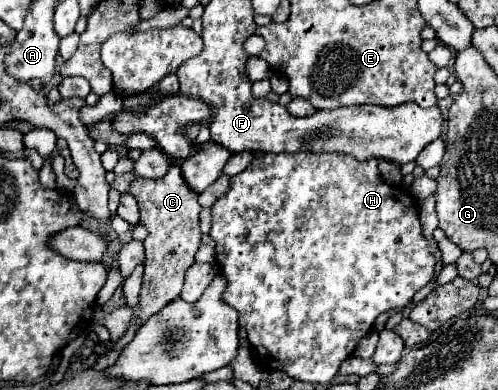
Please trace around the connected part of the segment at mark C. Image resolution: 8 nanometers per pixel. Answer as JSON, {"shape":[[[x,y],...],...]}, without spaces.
{"shape":[[[174,164],[164,178],[158,178],[158,180],[138,178],[138,180],[134,180],[128,192],[138,200],[140,222],[148,228],[148,236],[144,240],[146,262],[144,262],[144,280],[142,280],[142,290],[140,290],[140,306],[134,310],[134,320],[132,320],[128,332],[124,334],[124,338],[114,344],[110,354],[100,356],[102,360],[96,362],[94,370],[106,370],[106,368],[114,366],[120,352],[122,352],[122,346],[126,346],[136,334],[134,324],[138,320],[146,322],[164,304],[168,304],[180,296],[180,290],[184,284],[184,272],[192,266],[194,254],[200,246],[200,236],[202,236],[200,228],[198,228],[198,214],[200,214],[198,194],[194,194],[186,186],[178,164]]]}

